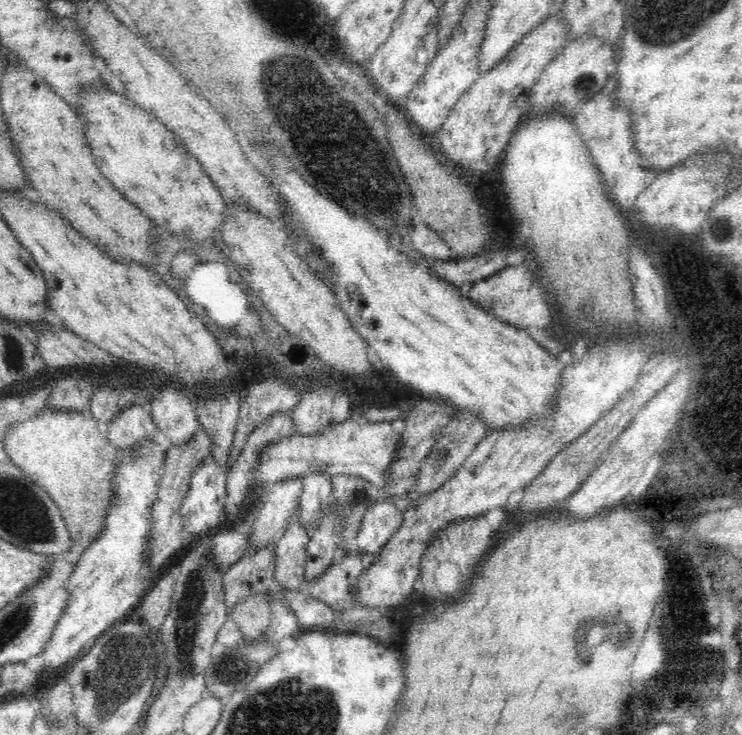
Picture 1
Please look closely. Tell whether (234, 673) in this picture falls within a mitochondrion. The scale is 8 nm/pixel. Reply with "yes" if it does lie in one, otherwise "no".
yes

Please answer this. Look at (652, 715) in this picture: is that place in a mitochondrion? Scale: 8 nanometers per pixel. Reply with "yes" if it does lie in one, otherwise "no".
no

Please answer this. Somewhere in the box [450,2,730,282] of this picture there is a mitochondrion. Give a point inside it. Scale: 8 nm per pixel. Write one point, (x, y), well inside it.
(584, 84)

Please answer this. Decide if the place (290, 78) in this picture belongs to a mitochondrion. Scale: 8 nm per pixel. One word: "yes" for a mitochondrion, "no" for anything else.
yes

